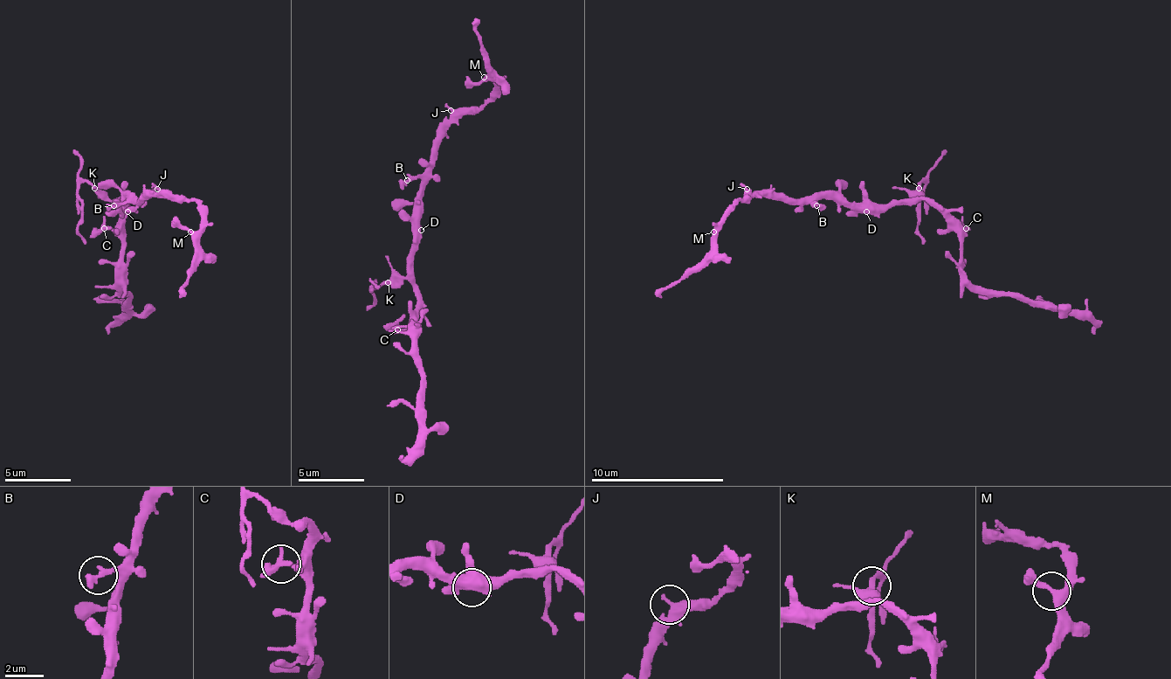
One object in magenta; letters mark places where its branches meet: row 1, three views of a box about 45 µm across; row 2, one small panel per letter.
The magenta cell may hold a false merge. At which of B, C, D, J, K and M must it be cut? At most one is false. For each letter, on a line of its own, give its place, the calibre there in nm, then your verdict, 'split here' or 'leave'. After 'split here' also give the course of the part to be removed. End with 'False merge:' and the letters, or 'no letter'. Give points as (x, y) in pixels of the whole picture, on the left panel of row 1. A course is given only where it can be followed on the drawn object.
B: place (113, 205); calibre 420 nm; leave
C: place (104, 228); calibre 280 nm; leave
D: place (127, 211); calibre 440 nm; leave
J: place (157, 189); calibre 300 nm; leave
K: place (94, 188); calibre 340 nm; split here; course (93, 189), (84, 182), (77, 191), (77, 235), (84, 245)
M: place (190, 232); calibre 320 nm; leave
False merge: K

